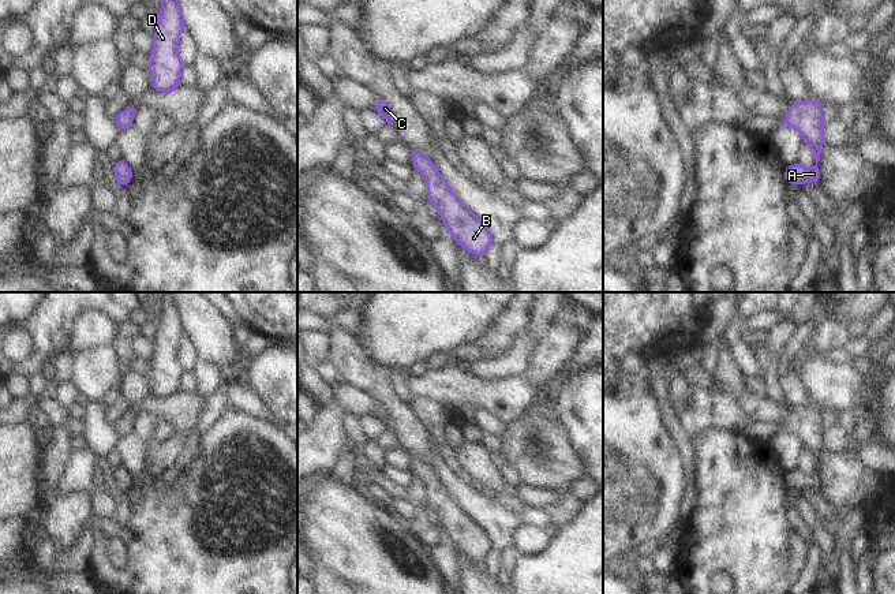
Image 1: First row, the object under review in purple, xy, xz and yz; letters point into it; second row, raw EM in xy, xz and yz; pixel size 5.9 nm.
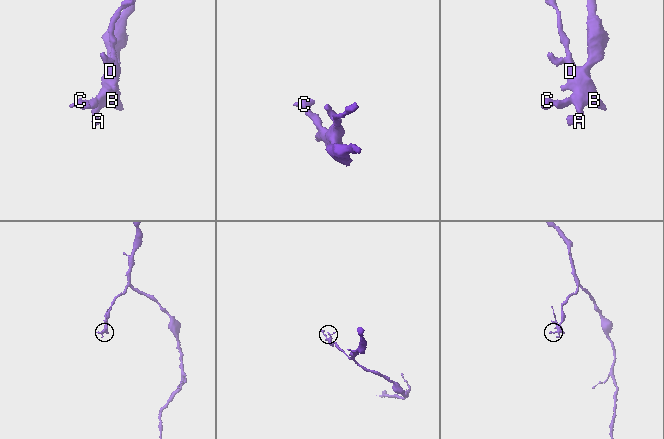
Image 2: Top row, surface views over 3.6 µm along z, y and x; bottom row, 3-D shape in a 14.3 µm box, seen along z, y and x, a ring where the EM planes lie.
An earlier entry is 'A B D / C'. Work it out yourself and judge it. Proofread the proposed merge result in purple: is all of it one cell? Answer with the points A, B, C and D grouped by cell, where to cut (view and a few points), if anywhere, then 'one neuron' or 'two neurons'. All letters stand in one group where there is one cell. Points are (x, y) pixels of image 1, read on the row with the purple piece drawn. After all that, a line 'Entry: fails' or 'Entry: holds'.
A B C D; no cut; one neuron
Entry: fails

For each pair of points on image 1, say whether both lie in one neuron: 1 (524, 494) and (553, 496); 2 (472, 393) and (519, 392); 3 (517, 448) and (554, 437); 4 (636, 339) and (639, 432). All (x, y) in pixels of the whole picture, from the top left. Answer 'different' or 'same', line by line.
1: same
2: same
3: same
4: different

